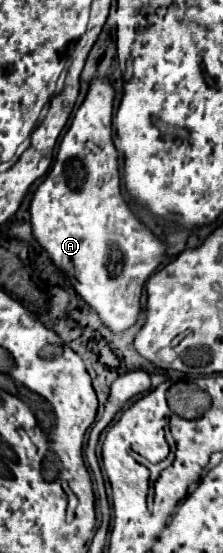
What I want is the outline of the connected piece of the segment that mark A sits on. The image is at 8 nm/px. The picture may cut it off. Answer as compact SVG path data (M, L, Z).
M94 80L86 100L78 108L68 132L64 134L58 146L58 154L50 172L32 196L30 214L34 238L50 254L52 262L66 272L76 292L98 312L102 322L112 332L122 332L136 322L140 314L138 300L142 296L144 282L158 268L166 246L160 238L152 236L152 232L144 228L144 224L140 224L140 220L130 210L128 202L120 196L118 152L112 144L112 100L112 82Z

